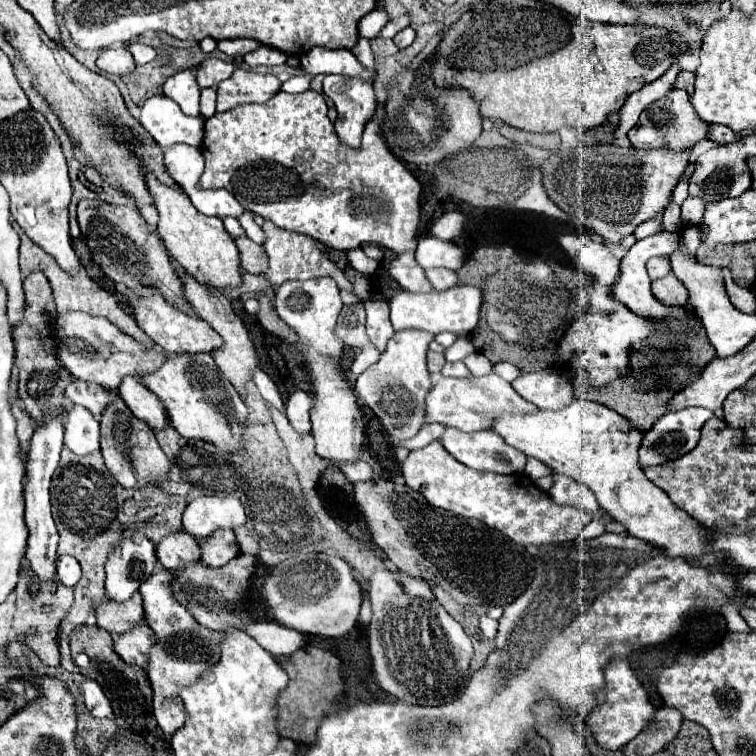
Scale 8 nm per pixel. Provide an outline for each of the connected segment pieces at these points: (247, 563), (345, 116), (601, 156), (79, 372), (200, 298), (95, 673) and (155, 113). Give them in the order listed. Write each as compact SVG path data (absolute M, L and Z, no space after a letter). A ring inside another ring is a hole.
M246 525L236 527L234 535L238 535L238 545L240 545L242 553L236 559L232 559L228 565L214 569L214 567L208 567L202 563L190 563L190 565L174 571L172 581L170 581L174 599L180 605L184 605L200 625L214 629L214 631L226 631L228 627L244 629L246 623L252 623L252 619L244 615L242 599L246 597L248 581L250 581L250 575L254 571L258 541L250 535Z
M326 75L324 79L324 95L334 101L338 111L334 123L336 133L350 147L360 145L362 131L374 117L376 97L372 83L372 79L352 79L344 75Z
M616 143L580 147L578 155L574 155L574 217L586 219L588 227L594 229L600 237L604 237L604 245L610 249L610 253L616 259L624 259L628 251L620 242L626 235L634 233L634 229L642 221L648 221L656 213L666 209L666 205L670 203L670 193L688 165L690 153L692 147L686 147L686 151L678 153L670 151L668 147L660 147L654 151L638 151L634 147L620 147Z
M82 311L58 313L56 325L54 325L54 335L58 341L56 357L60 359L60 365L72 377L98 383L106 389L118 389L124 375L132 375L132 377L140 379L140 375L158 369L164 359L162 353L144 349L140 343L136 343L134 339L124 335L104 317L92 317Z
M176 267L176 273L180 275L182 281L182 291L184 291L184 299L190 303L190 307L194 309L194 313L198 317L202 317L204 321L208 321L212 325L212 329L222 337L222 347L212 351L212 357L218 365L218 369L224 373L224 377L238 389L242 391L246 381L252 379L252 369L256 367L256 351L254 351L254 343L250 341L248 331L244 329L240 317L232 311L230 301L224 297L222 291L212 291L212 287L206 287L204 283L198 283L194 277L186 275L186 271L182 271L182 267Z
M96 625L76 627L70 635L70 649L72 659L76 659L80 667L80 673L88 679L94 679L102 687L102 691L106 691L106 697L112 703L120 729L128 729L138 735L156 729L156 719L152 715L152 689L146 671L138 665L128 665L120 659L120 655L112 649L112 637L106 629L100 629Z
M164 95L148 97L138 121L160 147L168 147L170 143L186 143L198 147L204 137L204 117L184 115L178 103Z

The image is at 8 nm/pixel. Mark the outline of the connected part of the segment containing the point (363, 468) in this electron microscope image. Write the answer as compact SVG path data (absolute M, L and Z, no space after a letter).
M356 459L354 463L334 463L334 465L336 465L336 467L346 475L346 479L352 481L352 483L356 483L356 481L368 481L368 479L374 477L372 467L370 467L366 461L362 461L362 459Z

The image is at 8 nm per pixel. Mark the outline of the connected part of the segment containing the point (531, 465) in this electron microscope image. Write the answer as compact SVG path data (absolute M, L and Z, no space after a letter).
M528 457L528 463L526 463L526 469L524 469L524 473L532 479L532 481L538 481L540 477L546 477L546 475L552 475L552 471L548 469L548 467L544 467L542 465L542 461L538 461L538 459L532 459L532 457Z

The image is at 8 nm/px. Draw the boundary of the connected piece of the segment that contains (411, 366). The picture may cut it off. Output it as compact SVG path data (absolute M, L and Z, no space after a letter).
M418 329L396 331L380 359L356 379L358 395L364 397L366 405L380 417L386 431L396 439L414 437L424 423L424 397L430 389L426 353L432 339L434 335L430 335L428 331Z

